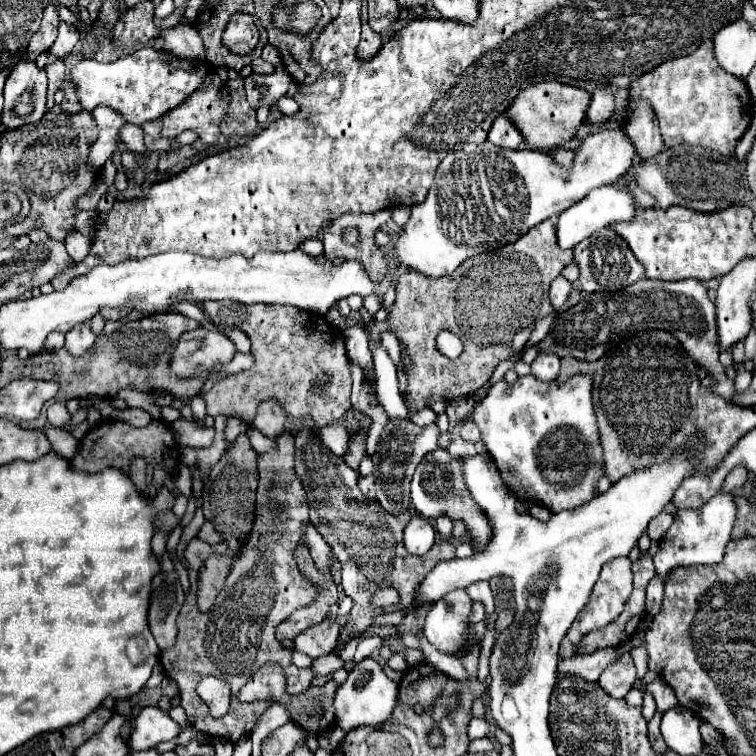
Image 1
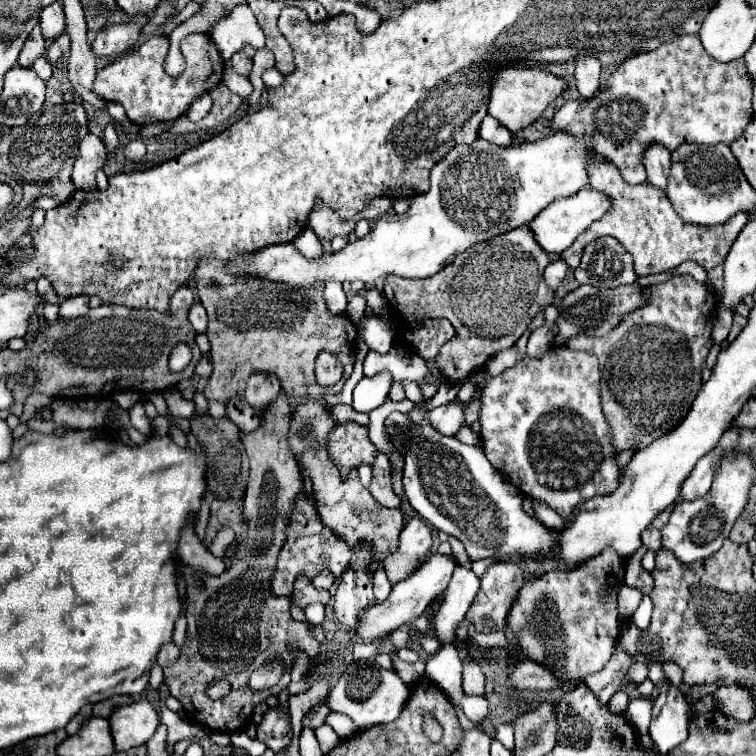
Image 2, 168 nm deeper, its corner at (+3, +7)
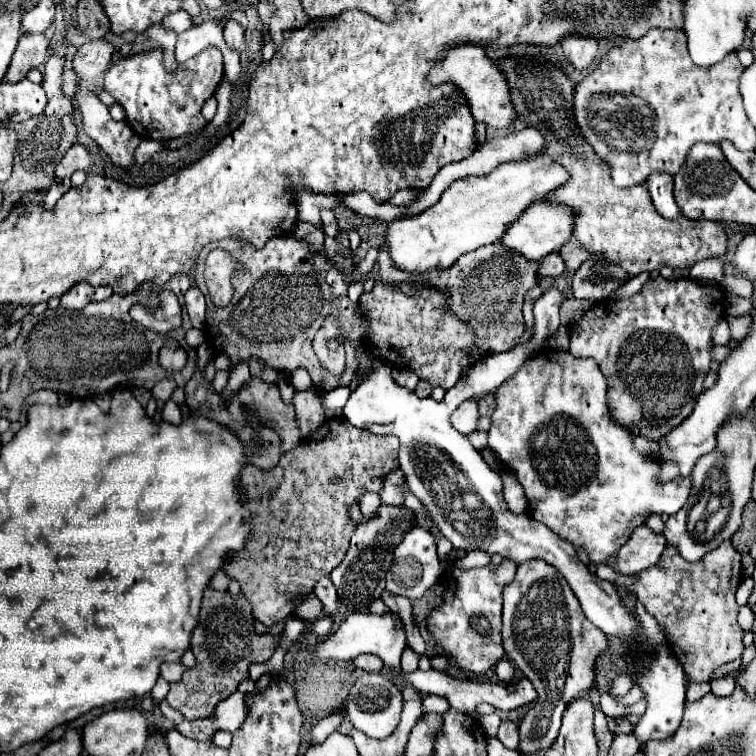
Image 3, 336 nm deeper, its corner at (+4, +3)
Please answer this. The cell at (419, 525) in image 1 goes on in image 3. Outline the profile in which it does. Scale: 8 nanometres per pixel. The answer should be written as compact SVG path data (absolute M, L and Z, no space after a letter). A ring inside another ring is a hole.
M422 527L410 529L404 539L394 549L394 561L392 567L386 573L386 591L392 595L404 595L408 599L420 599L442 575L438 555L436 555L436 541L430 531Z

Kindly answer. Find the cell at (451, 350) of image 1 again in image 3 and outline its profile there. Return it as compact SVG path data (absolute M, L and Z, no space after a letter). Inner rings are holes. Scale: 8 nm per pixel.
M376 283L370 293L362 293L360 305L370 319L370 343L374 357L386 359L394 367L396 359L402 359L420 379L434 387L442 387L446 391L454 387L464 369L468 369L478 357L466 355L466 349L474 345L472 331L448 309L446 299L448 295L434 291L428 285L412 283L398 287Z

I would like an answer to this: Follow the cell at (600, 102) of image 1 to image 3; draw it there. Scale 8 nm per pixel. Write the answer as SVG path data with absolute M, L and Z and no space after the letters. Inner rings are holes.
M570 35L570 39L564 39L560 45L574 69L584 71L594 63L598 51L598 43L594 39L578 39L578 35Z

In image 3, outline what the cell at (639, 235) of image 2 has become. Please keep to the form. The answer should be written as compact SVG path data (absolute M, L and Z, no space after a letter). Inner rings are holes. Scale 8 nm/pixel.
M528 57L504 59L500 61L500 69L508 77L512 103L518 111L518 117L526 119L530 125L536 125L546 137L546 147L540 153L550 155L570 171L570 181L566 181L566 187L560 187L554 191L554 195L548 195L548 201L568 203L570 207L578 209L572 241L560 251L566 269L576 271L582 261L590 259L590 255L606 253L610 263L620 265L630 277L634 277L638 273L650 273L662 267L692 269L702 259L726 255L728 235L722 223L694 223L684 215L664 219L654 209L644 185L618 189L612 183L610 167L596 157L574 123L574 83L568 75L550 63L540 63L538 59Z

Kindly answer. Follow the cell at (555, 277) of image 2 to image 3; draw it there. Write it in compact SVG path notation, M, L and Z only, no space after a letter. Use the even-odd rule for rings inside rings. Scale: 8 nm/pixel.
M554 253L554 255L546 257L546 259L542 259L540 269L538 269L538 275L540 275L540 277L550 277L550 279L554 279L554 277L562 275L562 271L564 271L564 261L562 261L562 257L560 257L558 253Z

